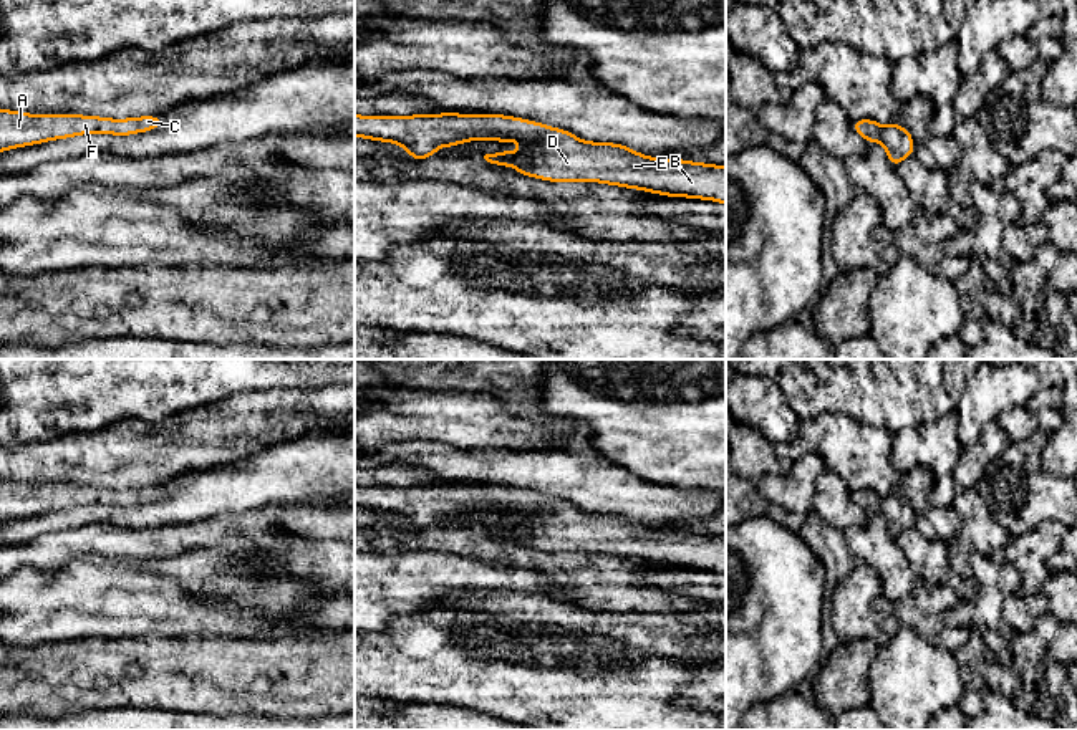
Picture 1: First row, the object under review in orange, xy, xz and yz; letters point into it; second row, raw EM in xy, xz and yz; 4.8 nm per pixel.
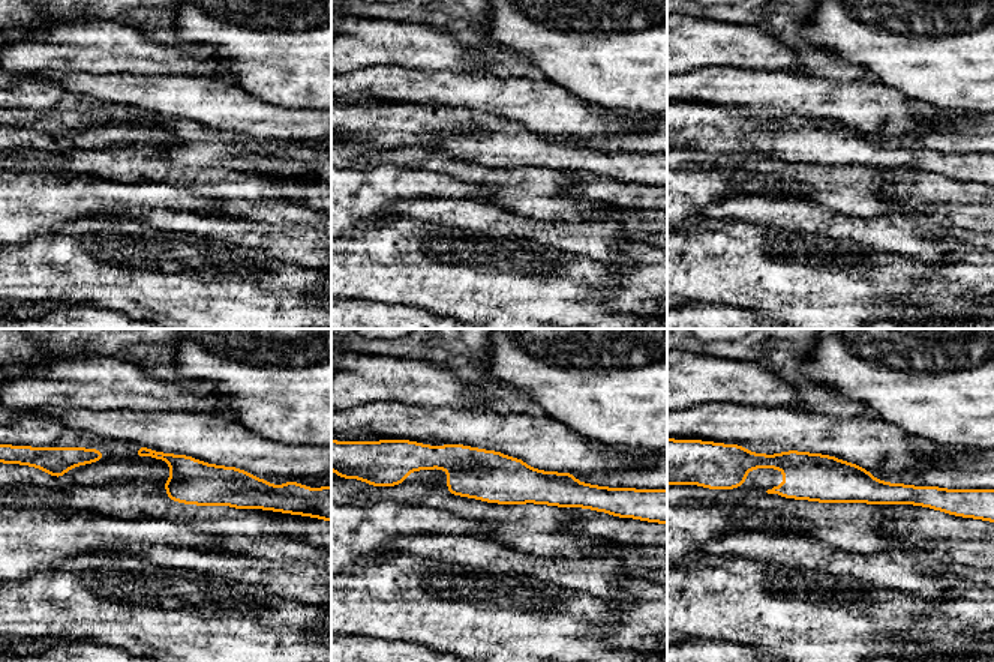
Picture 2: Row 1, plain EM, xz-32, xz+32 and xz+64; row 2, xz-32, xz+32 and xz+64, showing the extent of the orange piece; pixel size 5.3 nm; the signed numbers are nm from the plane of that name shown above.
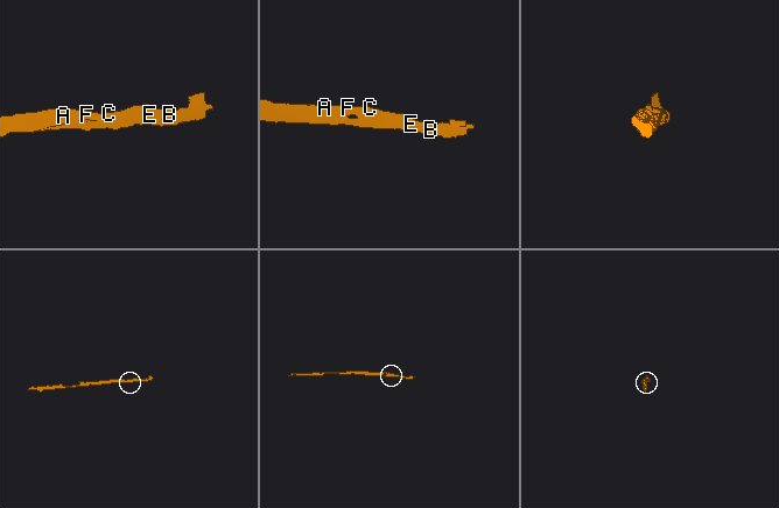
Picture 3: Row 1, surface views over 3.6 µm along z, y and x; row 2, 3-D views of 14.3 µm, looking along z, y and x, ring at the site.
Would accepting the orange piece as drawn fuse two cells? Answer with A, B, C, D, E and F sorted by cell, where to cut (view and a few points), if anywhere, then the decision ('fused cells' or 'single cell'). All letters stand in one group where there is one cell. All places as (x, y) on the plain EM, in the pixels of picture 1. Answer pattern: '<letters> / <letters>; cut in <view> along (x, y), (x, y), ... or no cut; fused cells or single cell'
A B C D E F; no cut; single cell

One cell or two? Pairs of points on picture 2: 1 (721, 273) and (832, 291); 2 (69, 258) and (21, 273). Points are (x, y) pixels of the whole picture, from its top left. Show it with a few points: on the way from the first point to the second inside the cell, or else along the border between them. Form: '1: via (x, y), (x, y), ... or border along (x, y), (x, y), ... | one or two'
1: via (748, 273), (778, 273), (805, 282) | one
2: via (57, 264), (51, 269), (33, 270) | one

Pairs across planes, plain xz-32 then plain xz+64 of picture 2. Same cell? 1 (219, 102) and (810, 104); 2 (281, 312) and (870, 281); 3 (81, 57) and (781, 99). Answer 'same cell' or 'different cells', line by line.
1: same cell
2: same cell
3: different cells

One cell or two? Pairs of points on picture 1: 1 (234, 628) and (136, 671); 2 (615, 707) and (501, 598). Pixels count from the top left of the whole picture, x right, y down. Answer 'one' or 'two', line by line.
1: two
2: two

